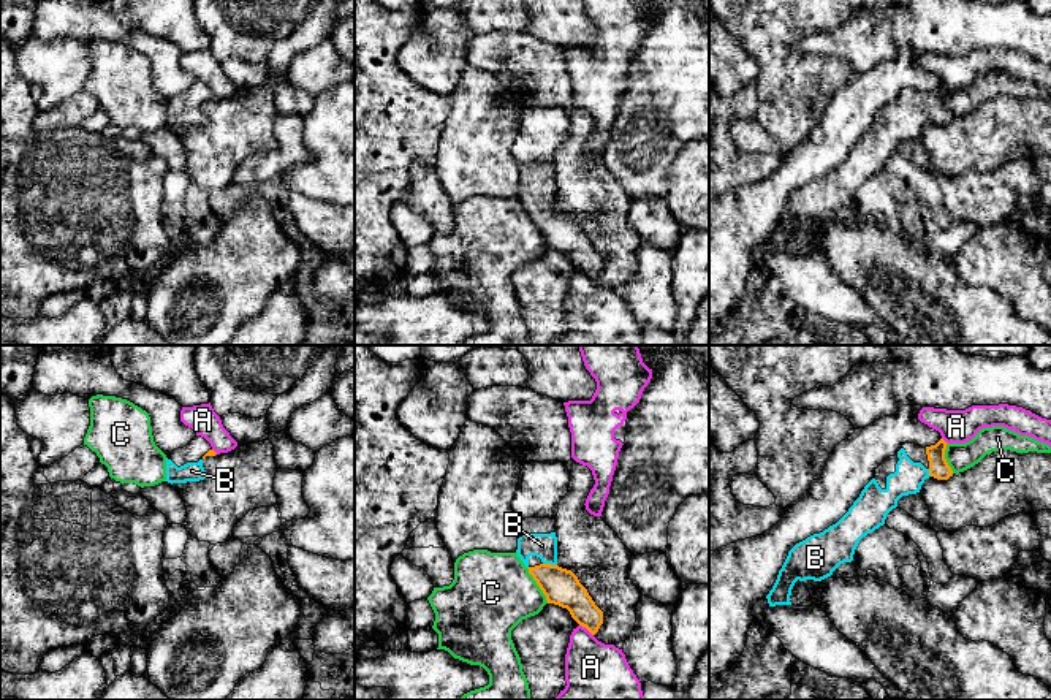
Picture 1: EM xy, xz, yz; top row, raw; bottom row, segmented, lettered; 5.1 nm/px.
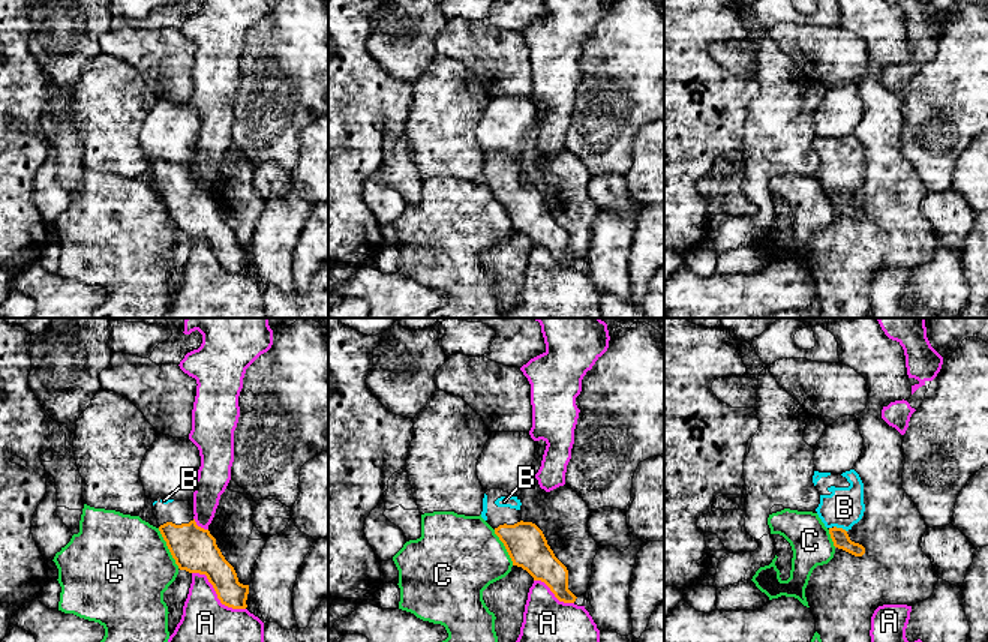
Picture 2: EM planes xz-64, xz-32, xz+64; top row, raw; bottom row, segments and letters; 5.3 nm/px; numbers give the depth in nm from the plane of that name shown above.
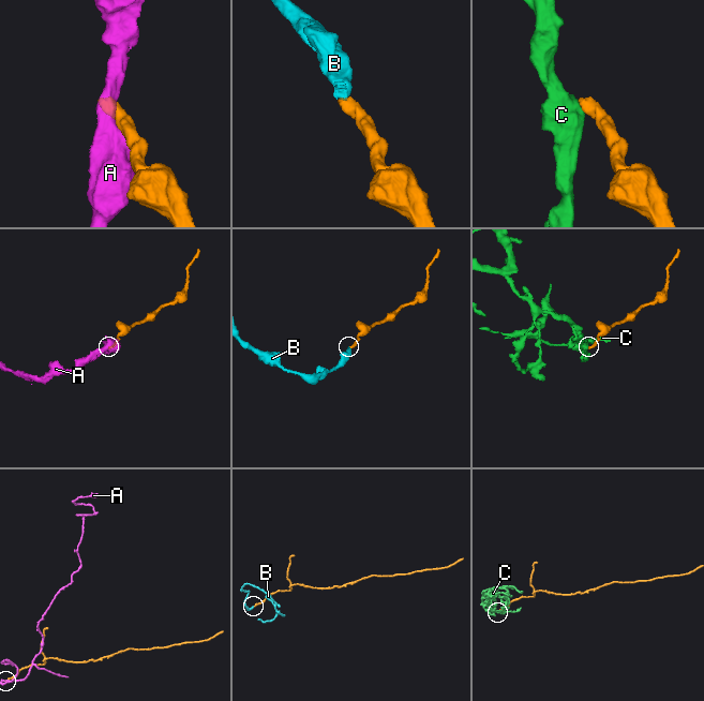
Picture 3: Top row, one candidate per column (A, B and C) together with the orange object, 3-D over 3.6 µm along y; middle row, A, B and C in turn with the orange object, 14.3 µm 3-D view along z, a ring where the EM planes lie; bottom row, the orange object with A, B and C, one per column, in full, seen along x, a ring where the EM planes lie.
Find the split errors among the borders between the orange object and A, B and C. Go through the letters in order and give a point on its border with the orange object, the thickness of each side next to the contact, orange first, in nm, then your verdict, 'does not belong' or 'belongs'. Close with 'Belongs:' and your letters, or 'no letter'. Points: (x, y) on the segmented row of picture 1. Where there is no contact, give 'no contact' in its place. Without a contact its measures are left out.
A: contact xz (586, 627); calibres 190 and 320 nm; does not belong
B: contact xz (550, 564); calibres 190 and 130 nm; belongs
C: contact xz (537, 583); calibres 190 and 420 nm; does not belong
Belongs: B

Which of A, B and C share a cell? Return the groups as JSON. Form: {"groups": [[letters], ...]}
{"groups": [["A"], ["B"], ["C"]]}

